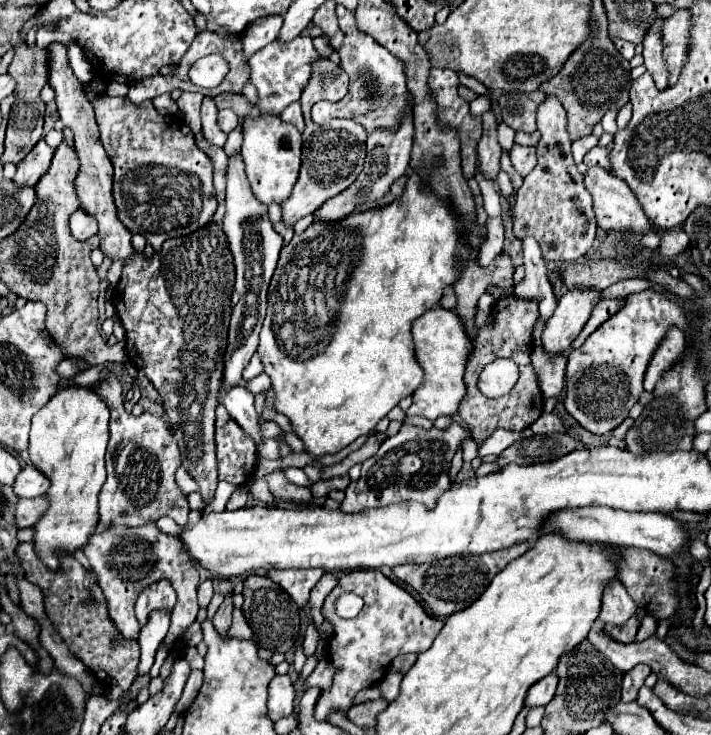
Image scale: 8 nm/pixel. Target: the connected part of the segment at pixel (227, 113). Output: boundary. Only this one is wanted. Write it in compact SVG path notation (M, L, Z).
M222 109L220 115L218 115L218 125L226 133L230 133L238 125L238 121L240 121L240 117L232 109Z

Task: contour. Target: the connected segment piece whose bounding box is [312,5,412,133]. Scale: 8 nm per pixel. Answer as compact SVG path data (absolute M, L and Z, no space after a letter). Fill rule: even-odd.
M336 5L336 15L340 29L344 31L344 43L340 47L340 67L350 75L350 89L342 101L318 101L312 107L312 119L318 125L326 125L334 117L346 117L362 123L366 131L374 131L378 127L394 127L398 125L400 111L404 109L406 101L412 101L412 95L406 87L404 67L402 61L396 59L388 49L376 43L370 35L358 31L354 15L346 11L346 7Z

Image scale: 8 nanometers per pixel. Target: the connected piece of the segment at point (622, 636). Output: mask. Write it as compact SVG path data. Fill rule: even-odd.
M630 619L630 623L624 623L622 627L614 627L614 625L606 625L606 633L618 641L618 643L634 643L636 631L638 631L638 619Z

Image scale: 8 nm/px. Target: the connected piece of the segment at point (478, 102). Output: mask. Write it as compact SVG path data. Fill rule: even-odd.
M480 96L470 103L470 113L474 116L480 116L486 112L490 106L491 101L484 96Z

